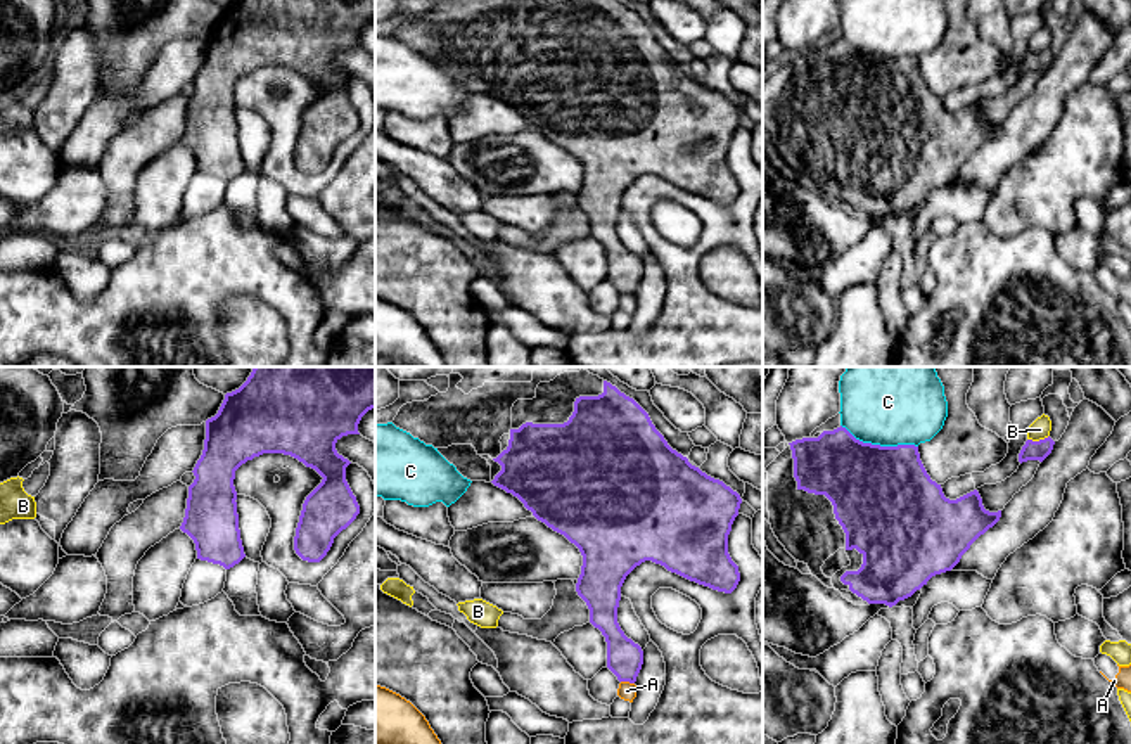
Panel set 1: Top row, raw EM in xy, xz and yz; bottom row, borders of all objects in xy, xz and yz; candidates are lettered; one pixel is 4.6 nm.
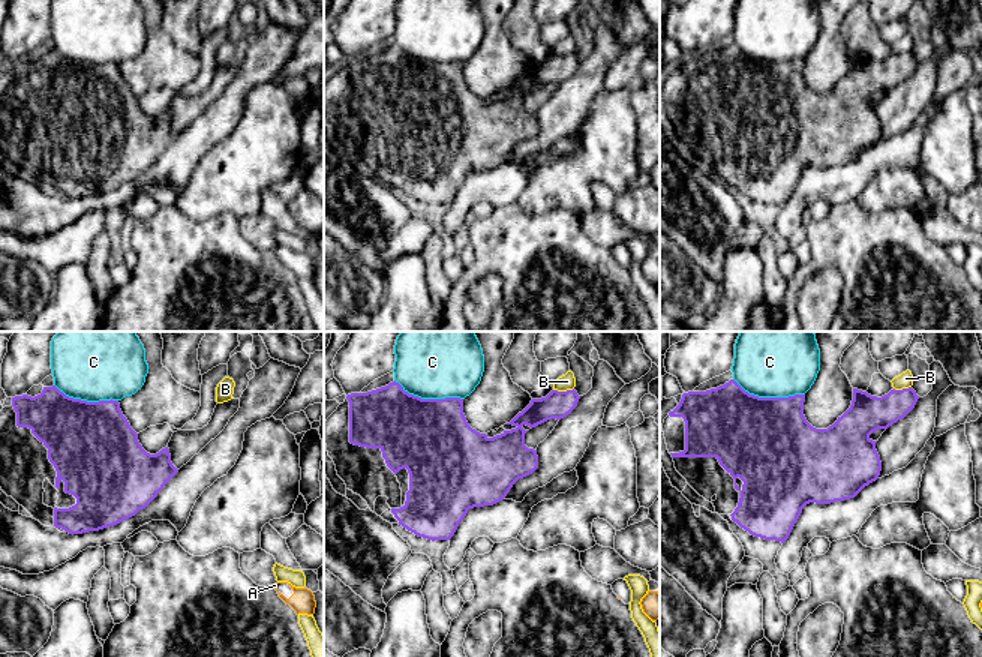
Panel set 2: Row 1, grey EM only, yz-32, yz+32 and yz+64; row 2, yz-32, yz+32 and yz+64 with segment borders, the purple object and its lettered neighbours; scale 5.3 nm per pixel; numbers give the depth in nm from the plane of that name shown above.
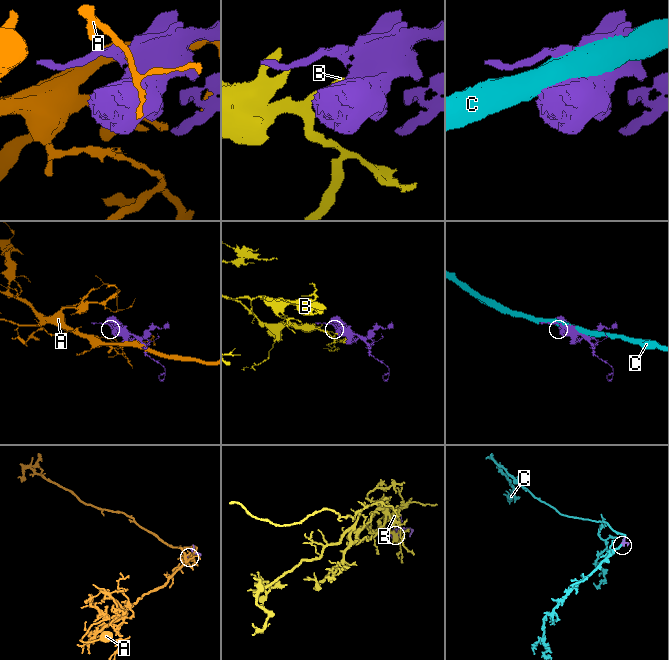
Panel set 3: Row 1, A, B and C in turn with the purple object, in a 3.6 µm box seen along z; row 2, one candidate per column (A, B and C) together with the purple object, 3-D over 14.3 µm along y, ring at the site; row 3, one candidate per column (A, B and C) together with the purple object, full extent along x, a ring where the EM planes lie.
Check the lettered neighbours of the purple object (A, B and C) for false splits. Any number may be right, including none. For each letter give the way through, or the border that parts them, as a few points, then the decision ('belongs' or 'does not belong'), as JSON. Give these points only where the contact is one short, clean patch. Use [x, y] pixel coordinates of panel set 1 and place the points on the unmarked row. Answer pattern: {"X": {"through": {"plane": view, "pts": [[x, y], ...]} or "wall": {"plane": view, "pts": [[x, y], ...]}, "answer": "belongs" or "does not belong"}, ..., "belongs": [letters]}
{"A": {"wall": {"plane": "xz", "pts": [[621, 293], [633, 296]]}, "answer": "does not belong"}, "B": {"answer": "does not belong"}, "C": {"answer": "does not belong"}, "belongs": []}

